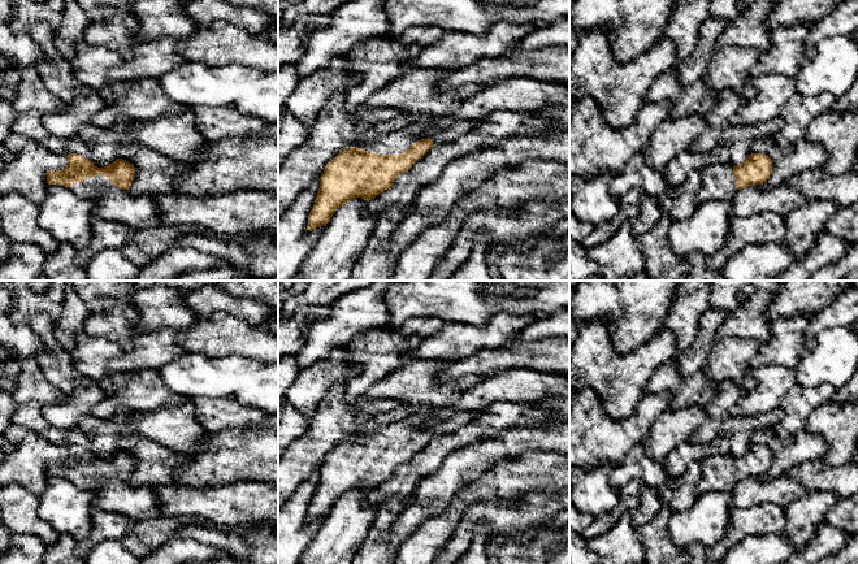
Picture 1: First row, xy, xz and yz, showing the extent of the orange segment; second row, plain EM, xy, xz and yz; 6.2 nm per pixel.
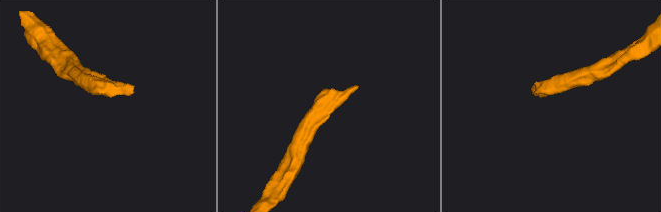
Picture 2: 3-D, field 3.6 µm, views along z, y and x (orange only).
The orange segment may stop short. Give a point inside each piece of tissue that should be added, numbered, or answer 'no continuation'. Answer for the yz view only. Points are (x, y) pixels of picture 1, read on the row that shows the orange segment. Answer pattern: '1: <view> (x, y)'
1: yz (716, 179)

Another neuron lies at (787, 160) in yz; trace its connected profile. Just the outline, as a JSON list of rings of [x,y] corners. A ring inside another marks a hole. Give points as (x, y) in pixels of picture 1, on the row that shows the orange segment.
[[[755,139],[751,151],[767,155],[772,161],[770,178],[759,185],[766,190],[785,183],[793,174],[820,166],[827,161],[827,151],[822,146],[806,140],[796,144],[776,144],[766,139]]]

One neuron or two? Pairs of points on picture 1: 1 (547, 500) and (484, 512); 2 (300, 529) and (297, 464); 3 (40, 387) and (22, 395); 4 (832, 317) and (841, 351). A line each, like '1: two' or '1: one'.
1: one
2: two
3: one
4: two

